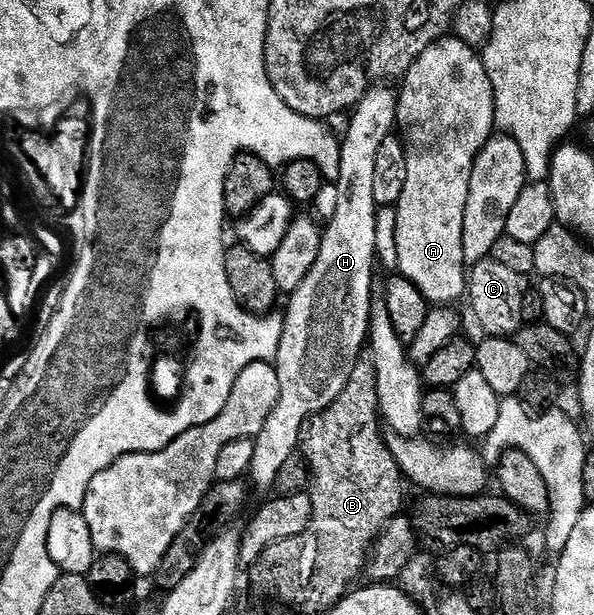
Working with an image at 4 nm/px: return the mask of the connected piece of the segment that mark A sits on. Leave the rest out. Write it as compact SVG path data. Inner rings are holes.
M446 37L432 43L400 83L397 127L407 153L407 182L395 208L396 270L417 286L426 303L453 305L467 291L463 217L471 173L479 153L495 135L491 77L478 48Z

